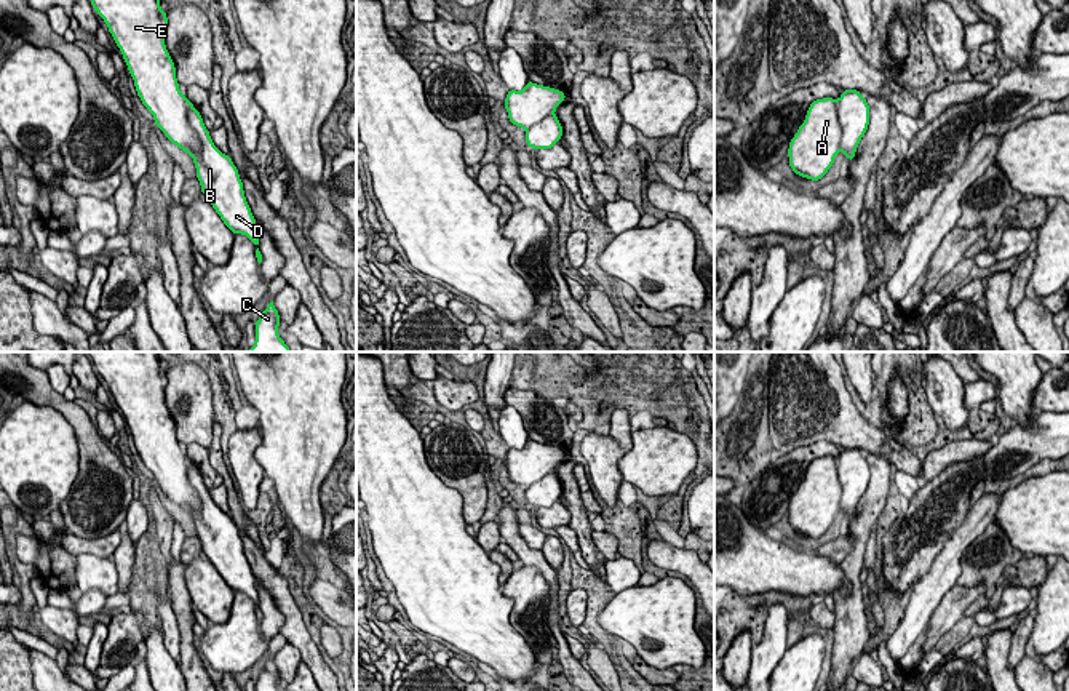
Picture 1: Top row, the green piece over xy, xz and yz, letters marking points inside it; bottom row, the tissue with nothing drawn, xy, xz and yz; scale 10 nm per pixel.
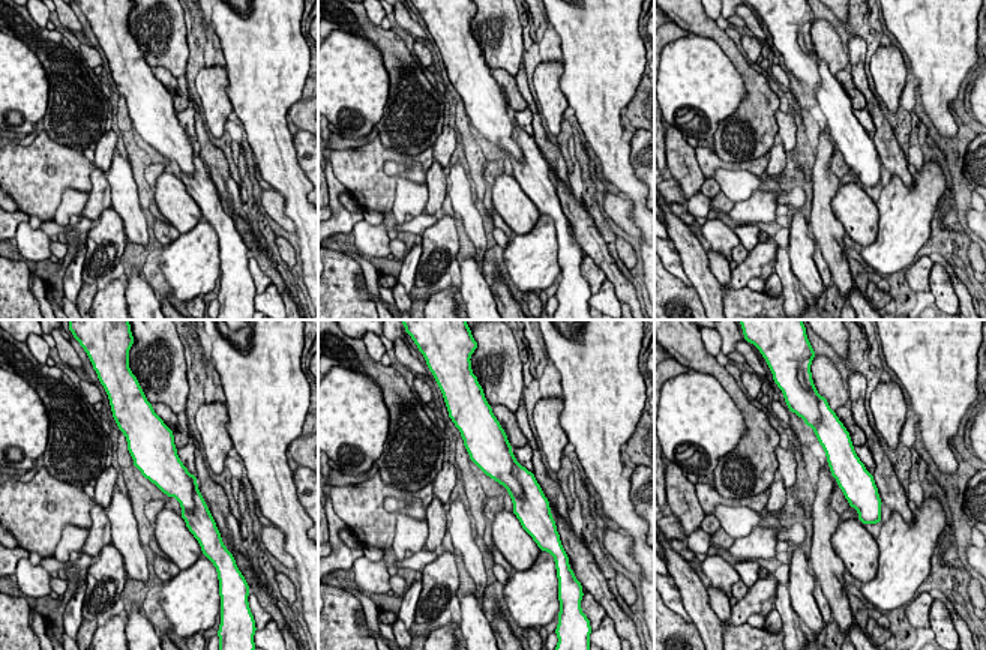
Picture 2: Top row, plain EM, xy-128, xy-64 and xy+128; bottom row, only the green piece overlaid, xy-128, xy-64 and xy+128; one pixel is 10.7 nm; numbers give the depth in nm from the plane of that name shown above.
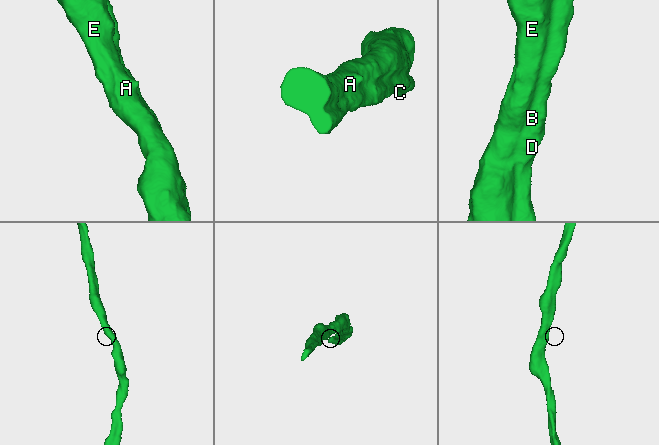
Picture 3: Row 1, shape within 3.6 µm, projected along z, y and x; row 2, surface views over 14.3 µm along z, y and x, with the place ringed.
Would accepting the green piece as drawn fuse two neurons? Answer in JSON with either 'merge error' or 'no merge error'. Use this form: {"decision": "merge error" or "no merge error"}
{"decision": "no merge error"}

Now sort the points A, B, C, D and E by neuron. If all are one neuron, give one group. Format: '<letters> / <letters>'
A B C D E

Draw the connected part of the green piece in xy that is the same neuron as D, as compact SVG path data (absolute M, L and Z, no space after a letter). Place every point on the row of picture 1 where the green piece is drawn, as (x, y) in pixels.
M91 0L91 5L104 19L117 46L123 53L137 96L153 115L155 126L158 126L173 144L193 158L201 192L206 195L224 224L233 234L243 234L259 246L256 219L246 202L236 166L229 155L222 154L214 146L200 112L179 90L176 67L165 45L168 18L160 8L160 0Z

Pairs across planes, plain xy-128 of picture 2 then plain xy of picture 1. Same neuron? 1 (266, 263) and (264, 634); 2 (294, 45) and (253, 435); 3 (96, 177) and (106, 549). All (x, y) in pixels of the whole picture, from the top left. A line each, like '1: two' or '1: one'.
1: two
2: two
3: two

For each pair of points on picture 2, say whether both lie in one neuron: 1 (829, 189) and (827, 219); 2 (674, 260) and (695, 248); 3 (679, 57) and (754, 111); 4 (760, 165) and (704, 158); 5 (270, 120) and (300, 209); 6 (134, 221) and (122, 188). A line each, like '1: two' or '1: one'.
1: one
2: two
3: two
4: one
5: one
6: one

